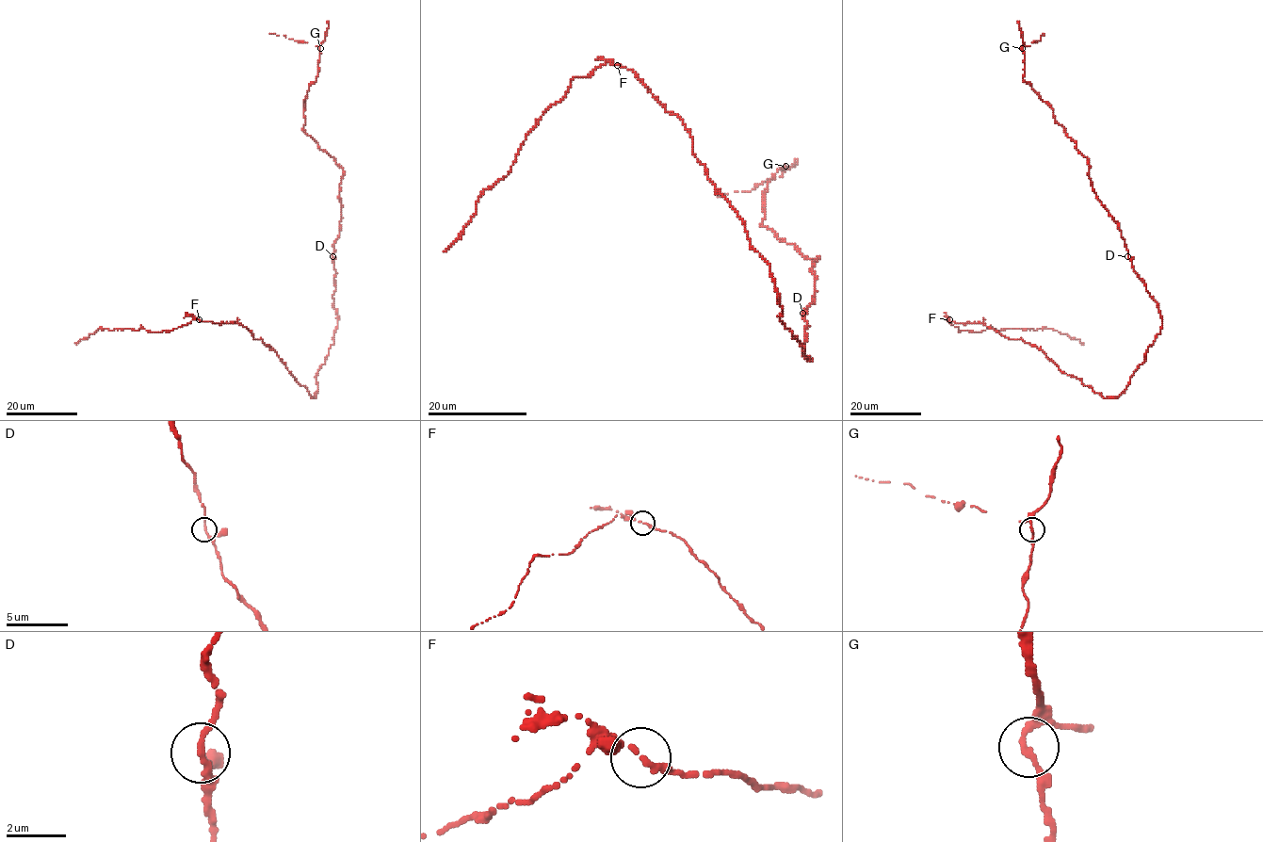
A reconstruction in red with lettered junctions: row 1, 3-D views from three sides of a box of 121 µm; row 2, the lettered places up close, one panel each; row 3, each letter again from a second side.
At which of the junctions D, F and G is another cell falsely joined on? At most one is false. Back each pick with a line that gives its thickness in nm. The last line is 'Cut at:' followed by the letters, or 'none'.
Cut at: none

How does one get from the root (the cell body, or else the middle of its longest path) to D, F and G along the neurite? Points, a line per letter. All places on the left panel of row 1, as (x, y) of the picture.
D: (317, 372), (333, 343), (338, 320), (332, 297), (336, 275), (332, 256)
F: (317, 372), (318, 389), (312, 397), (276, 352), (253, 339), (248, 328), (200, 320)
G: (317, 372), (333, 343), (338, 320), (332, 253), (344, 173), (303, 128), (304, 100), (316, 79), (320, 48)

